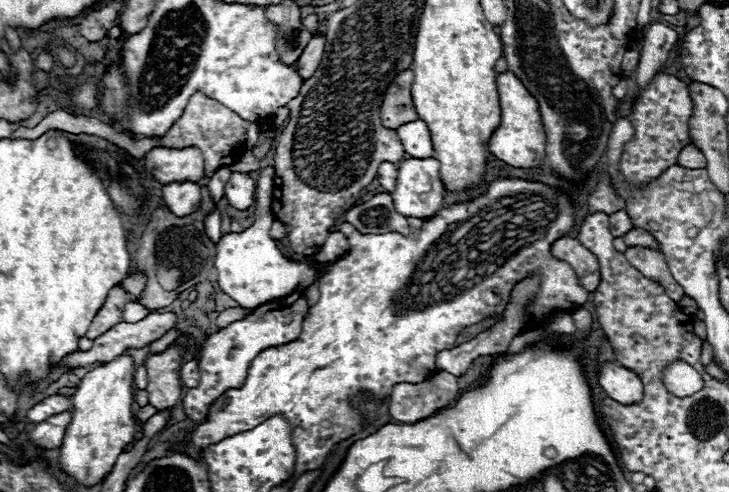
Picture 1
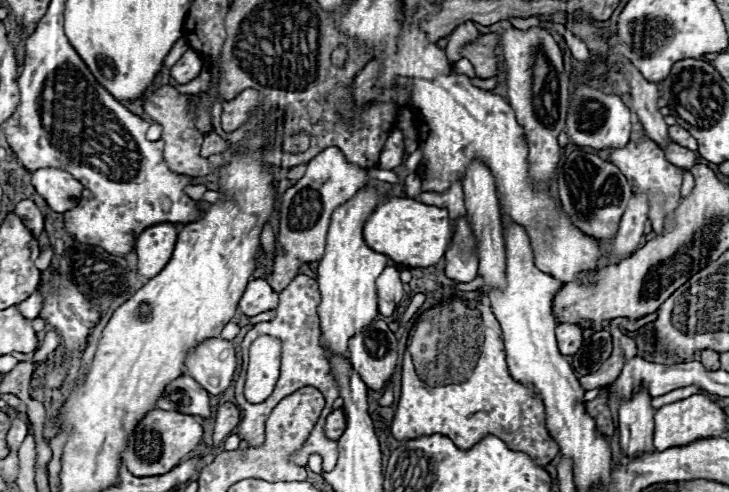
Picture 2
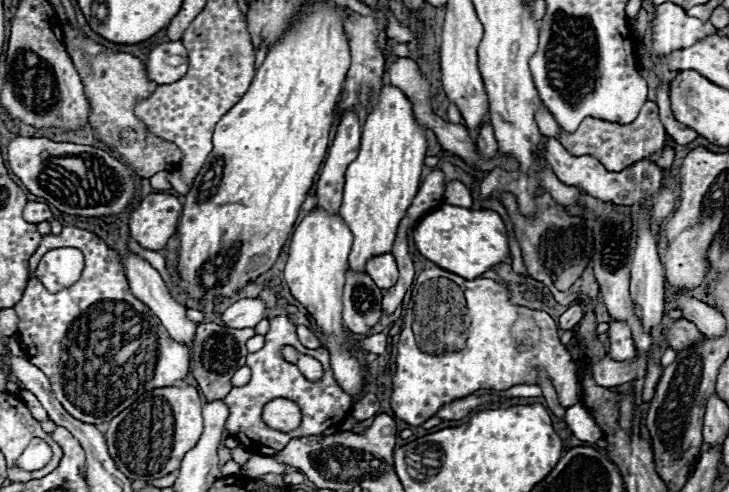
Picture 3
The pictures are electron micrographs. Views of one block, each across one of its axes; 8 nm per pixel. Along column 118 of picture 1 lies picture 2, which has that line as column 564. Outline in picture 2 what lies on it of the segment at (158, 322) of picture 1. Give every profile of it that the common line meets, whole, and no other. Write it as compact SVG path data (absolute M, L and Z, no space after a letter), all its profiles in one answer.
M558 324L556 338L558 338L558 348L564 356L576 354L578 348L582 346L582 328L572 324Z

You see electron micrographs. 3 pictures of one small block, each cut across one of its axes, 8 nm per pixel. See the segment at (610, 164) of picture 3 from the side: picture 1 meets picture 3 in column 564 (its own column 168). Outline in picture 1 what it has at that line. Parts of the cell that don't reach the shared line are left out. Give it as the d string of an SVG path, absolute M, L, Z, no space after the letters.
M196 92L190 98L182 118L160 140L160 146L166 146L166 148L196 146L198 150L202 150L202 156L204 156L204 176L210 178L218 168L232 166L232 164L236 164L242 158L248 126L250 126L248 120L242 120L236 112L232 112L224 104L212 100L204 92Z

